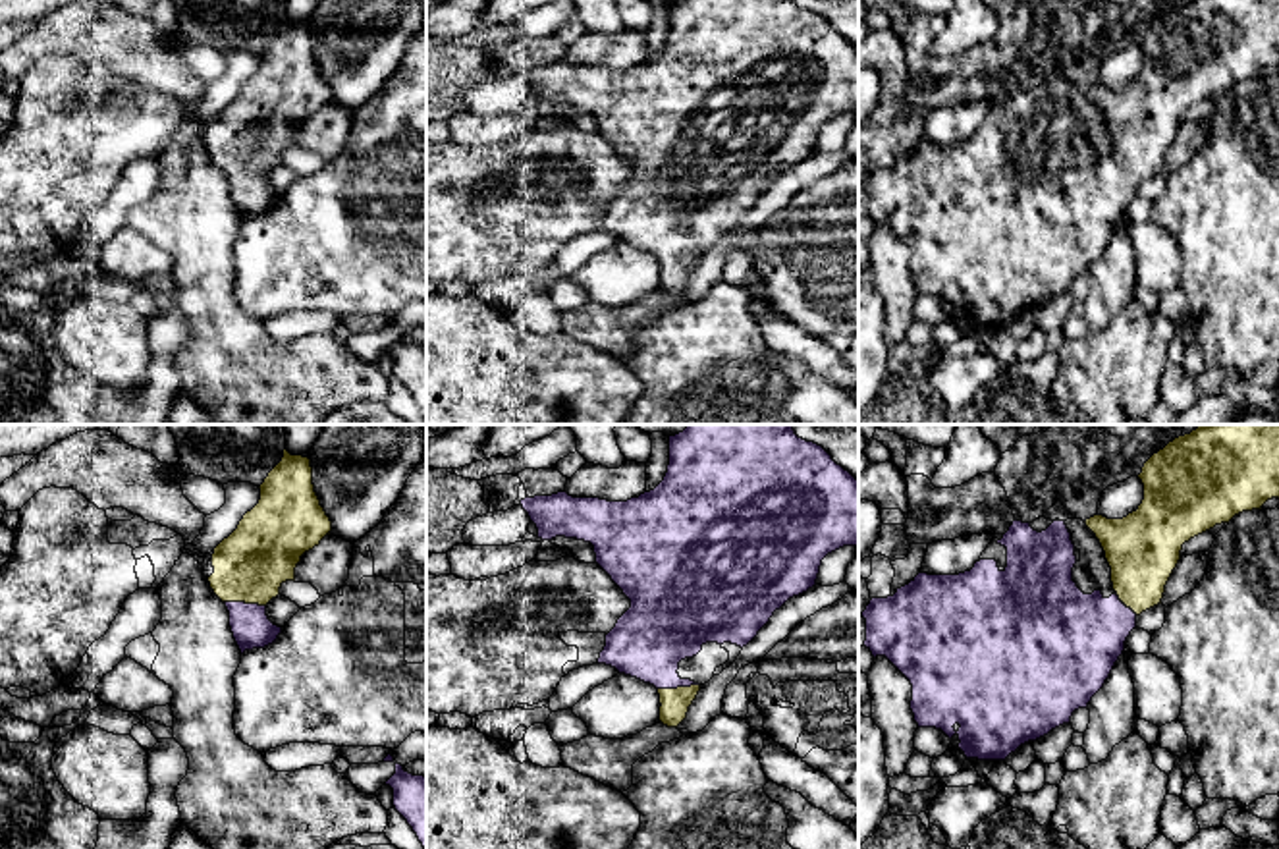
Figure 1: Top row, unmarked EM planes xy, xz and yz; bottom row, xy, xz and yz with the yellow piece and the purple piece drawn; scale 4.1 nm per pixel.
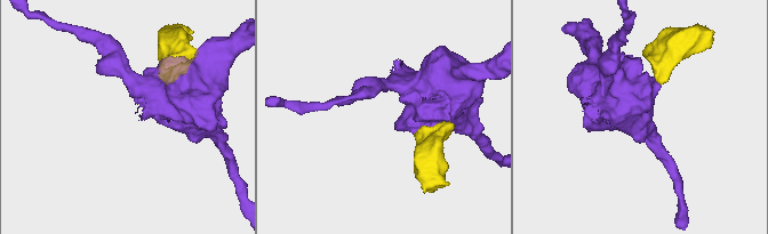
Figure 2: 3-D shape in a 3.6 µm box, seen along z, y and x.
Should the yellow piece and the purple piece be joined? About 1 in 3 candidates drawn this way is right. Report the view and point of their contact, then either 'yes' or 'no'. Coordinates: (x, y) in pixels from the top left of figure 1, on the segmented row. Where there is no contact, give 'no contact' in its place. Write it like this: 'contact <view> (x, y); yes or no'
contact xy (245, 602); yes

